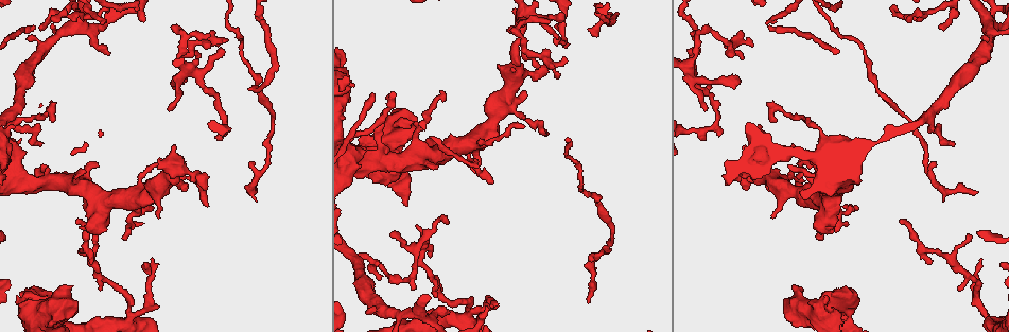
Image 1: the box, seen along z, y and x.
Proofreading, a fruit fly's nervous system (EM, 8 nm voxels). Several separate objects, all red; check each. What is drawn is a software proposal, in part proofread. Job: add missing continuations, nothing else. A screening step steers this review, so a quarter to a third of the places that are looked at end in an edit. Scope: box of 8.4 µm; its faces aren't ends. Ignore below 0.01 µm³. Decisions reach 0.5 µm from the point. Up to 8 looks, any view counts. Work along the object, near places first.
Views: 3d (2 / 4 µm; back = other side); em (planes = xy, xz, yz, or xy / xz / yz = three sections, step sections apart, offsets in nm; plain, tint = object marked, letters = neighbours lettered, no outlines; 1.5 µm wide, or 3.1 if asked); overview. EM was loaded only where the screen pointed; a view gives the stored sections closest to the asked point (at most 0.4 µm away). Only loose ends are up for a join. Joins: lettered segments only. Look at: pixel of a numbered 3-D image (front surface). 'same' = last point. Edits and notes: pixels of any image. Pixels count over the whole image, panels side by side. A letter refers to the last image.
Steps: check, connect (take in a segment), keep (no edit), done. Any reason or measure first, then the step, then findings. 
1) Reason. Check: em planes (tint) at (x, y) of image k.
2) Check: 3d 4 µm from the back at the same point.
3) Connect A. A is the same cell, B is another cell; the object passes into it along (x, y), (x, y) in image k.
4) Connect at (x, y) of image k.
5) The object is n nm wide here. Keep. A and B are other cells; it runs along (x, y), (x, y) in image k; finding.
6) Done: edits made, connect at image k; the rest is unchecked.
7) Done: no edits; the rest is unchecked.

Stops while still wide. Check: 3d 4 µm at (160, 158) of image 1.

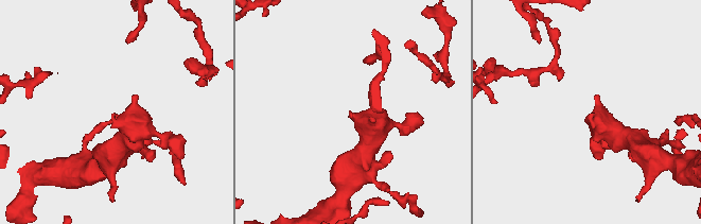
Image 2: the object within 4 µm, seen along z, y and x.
Now the EM. Check: em yz step 8 (tint) at (115, 114) of image 2.

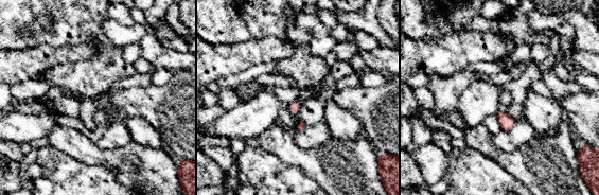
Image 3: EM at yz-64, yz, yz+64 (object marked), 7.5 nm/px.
Check: em planes (letters) at the same point.

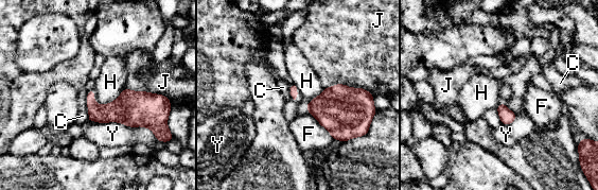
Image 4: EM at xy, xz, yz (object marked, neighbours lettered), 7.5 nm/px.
Keep. C, F, H, J and Y are other cells; none of them fits.

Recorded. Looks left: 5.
An open end. Check: 3d 4 µm at (219, 45) of image 1.

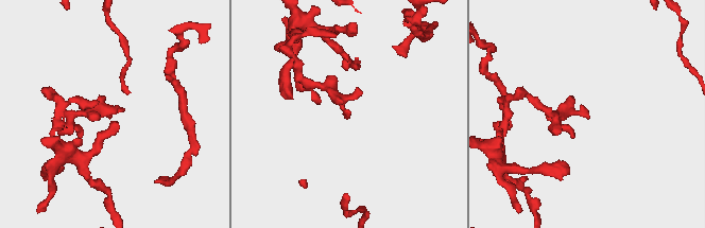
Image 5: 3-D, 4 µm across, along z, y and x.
Now the EM. Check: em planes (letters) at (349, 118) of image 5.

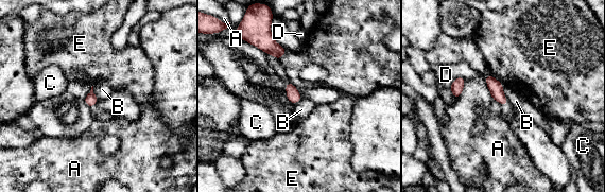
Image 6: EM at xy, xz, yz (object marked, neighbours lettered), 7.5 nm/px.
Keep. A, B, C, D and E are other cells; a border runs along (502, 86), (507, 104) in image 6; no lettered segment goes on from it.

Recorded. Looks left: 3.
Tapers out. Check: 3d 2 µm from the back at (857, 207) of image 1.

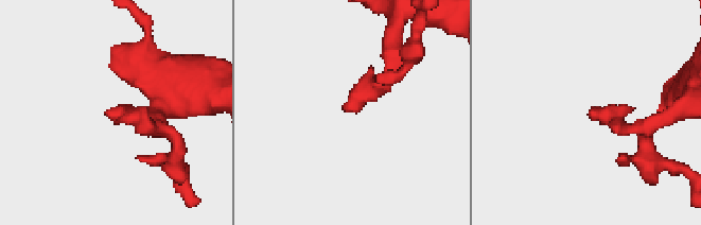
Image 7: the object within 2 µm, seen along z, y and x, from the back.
Need the tissue. Check: em xy step 8 (letters) at (345, 111) of image 7.

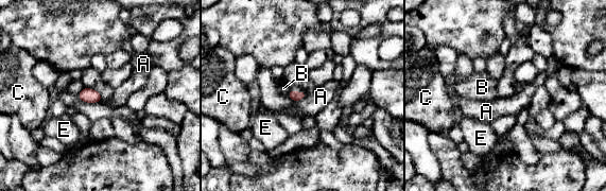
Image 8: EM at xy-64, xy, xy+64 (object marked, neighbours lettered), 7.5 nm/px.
Keep. A, B, C and E are other cells; no lettered segment goes on from it.

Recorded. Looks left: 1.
Done: no edits; the rest is unchecked.

